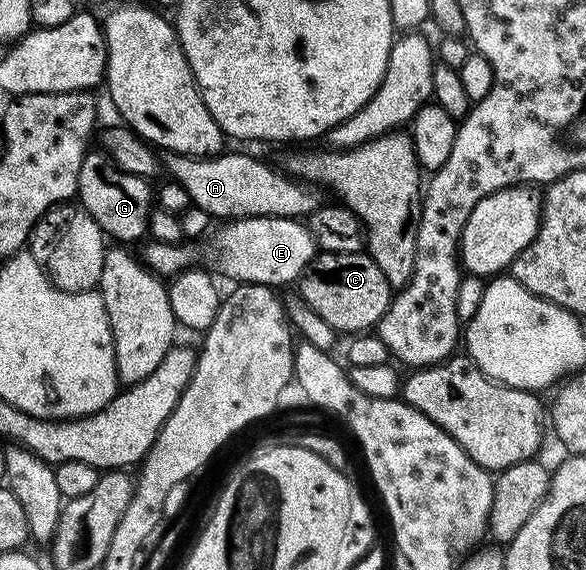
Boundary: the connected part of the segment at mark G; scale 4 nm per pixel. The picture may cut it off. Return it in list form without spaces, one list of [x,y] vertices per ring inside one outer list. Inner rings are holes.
[[[90,151],[79,170],[76,199],[81,207],[87,210],[87,214],[91,214],[91,218],[95,218],[95,222],[100,226],[106,237],[113,239],[114,236],[117,239],[114,241],[117,242],[137,240],[141,235],[144,237],[149,231],[149,213],[155,204],[154,189],[152,187],[149,189],[150,181],[146,177],[125,172],[122,168],[117,167],[112,160],[102,155],[100,151],[97,152]]]

